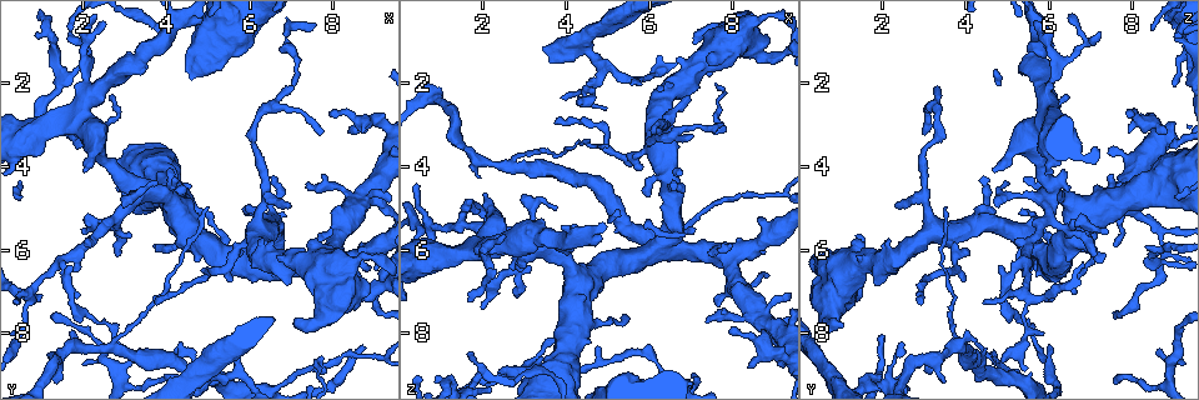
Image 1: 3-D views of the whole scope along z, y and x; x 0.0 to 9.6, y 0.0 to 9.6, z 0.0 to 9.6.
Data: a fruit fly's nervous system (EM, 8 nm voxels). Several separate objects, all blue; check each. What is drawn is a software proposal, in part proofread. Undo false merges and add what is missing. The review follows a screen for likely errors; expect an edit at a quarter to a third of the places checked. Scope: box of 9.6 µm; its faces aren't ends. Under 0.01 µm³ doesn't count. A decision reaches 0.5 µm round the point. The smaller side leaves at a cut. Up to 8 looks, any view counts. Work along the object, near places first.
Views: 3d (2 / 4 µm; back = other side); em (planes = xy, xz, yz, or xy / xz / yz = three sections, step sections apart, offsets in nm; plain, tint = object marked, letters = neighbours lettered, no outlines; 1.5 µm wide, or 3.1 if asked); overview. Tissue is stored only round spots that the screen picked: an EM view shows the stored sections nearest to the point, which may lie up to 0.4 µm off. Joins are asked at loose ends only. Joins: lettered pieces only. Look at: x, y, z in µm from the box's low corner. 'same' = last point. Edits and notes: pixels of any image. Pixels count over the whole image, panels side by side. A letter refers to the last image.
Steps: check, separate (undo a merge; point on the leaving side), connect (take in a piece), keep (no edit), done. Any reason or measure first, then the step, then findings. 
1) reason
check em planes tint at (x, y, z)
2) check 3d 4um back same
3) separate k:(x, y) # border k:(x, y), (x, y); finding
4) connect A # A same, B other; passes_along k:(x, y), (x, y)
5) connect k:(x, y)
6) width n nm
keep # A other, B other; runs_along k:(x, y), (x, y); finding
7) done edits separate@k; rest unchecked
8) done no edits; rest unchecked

check 3d 2um at (5.95, 5.00, 5.40)

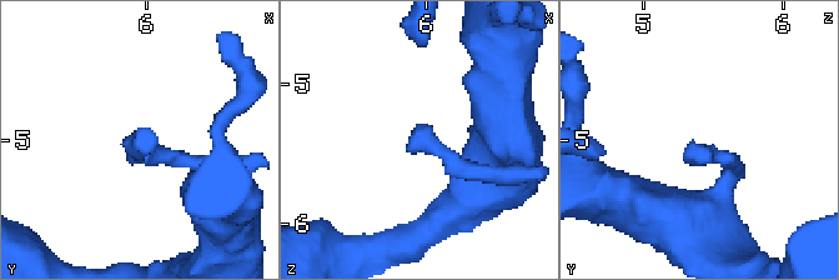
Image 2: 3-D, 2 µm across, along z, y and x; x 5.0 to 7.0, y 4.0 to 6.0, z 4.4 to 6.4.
check em planes letters at (5.92, 5.02, 5.36)

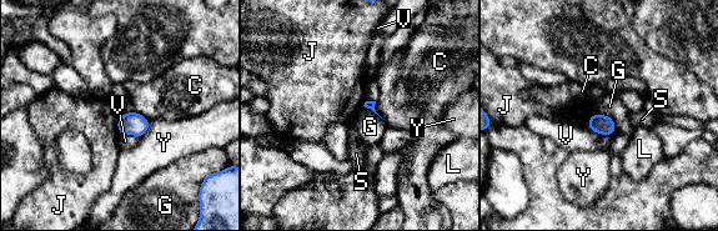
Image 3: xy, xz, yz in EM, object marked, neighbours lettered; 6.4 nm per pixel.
keep # C other, G other, J other, L other, S other, V other, Y other; border 3:(595, 111), (608, 115), (616, 132); no lettered piece goes on from it

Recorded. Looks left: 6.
free end
check em planes plain at (7.40, 4.45, 7.65)

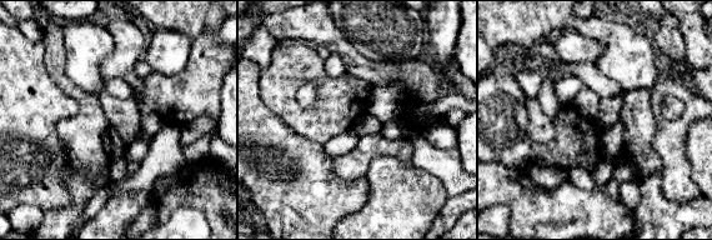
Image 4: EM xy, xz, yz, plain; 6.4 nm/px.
check em planes tint same

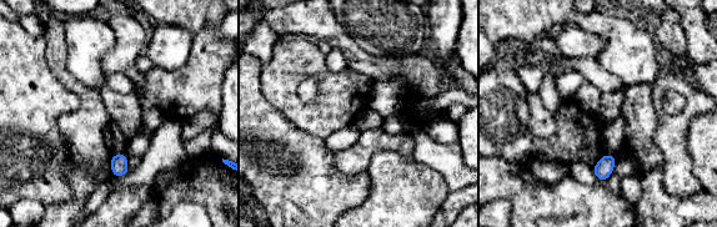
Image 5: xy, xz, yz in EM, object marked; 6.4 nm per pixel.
see the neighbours
check em planes letters same

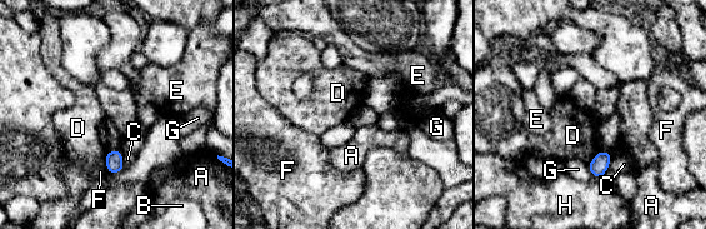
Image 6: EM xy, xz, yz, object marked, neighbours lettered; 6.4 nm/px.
longest_contact D 130 nm
keep # A other, B other, C other, D other, E other, F other, G other, H other; border 6:(600, 150), (587, 165); no lettered piece goes on from it

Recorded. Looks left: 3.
thin end
check em planes letters at (5.60, 8.10, 2.05)

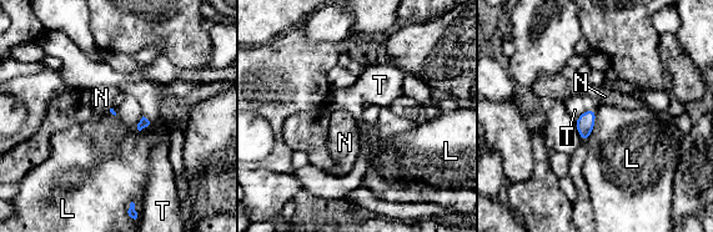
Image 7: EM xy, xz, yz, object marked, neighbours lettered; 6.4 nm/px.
keep # L other, N other, T other; border 7:(596, 110), (593, 129), (587, 141); none of them fits

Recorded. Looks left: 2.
done no edits; rest unchecked

